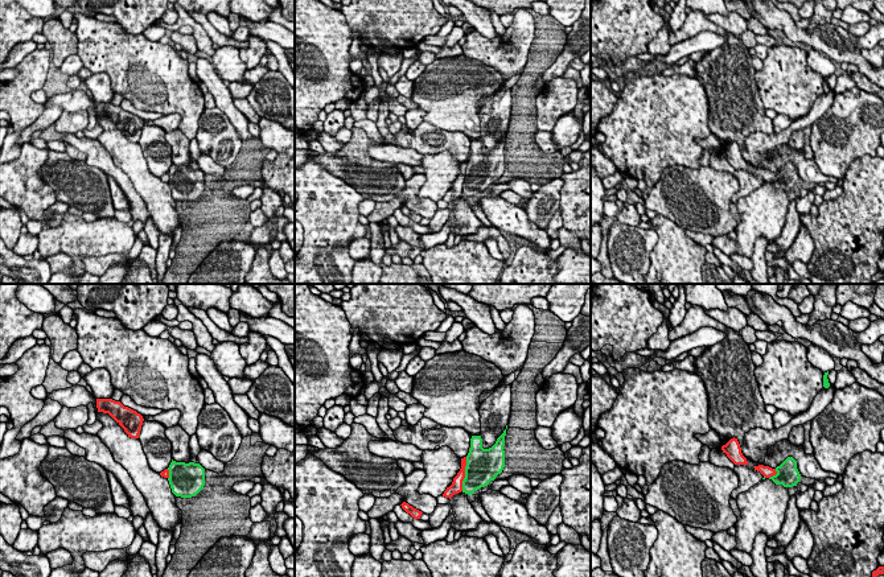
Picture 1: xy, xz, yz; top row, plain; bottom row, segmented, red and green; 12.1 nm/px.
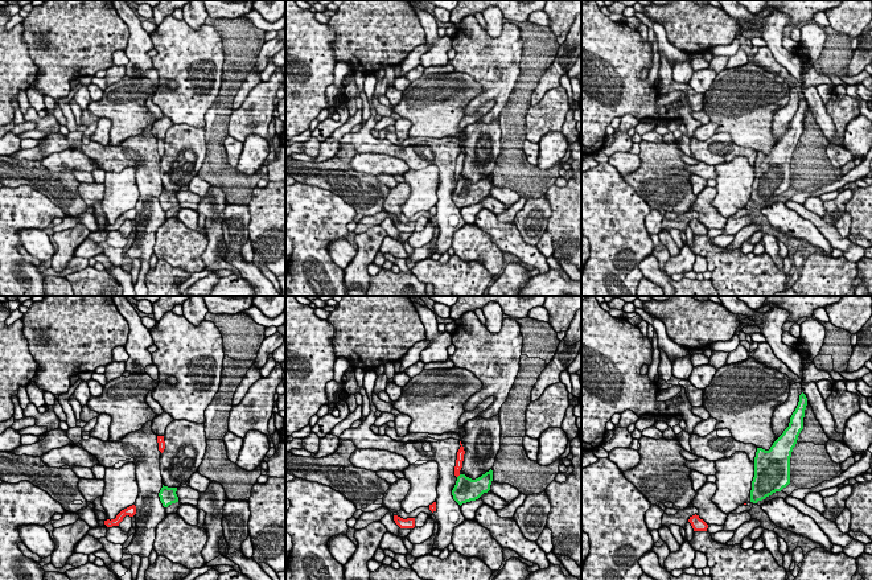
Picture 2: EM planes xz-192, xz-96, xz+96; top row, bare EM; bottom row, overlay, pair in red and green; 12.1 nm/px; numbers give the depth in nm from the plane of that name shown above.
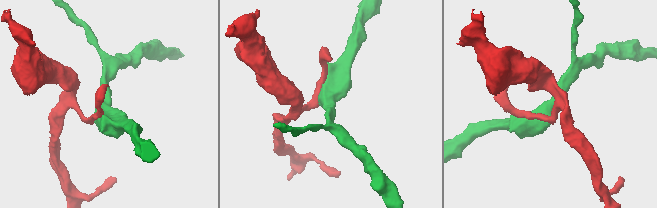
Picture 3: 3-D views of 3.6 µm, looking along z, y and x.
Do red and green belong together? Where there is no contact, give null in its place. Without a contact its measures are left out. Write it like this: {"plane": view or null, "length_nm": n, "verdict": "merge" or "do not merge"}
{"plane": "xz", "length_nm": 420, "verdict": "do not merge"}

